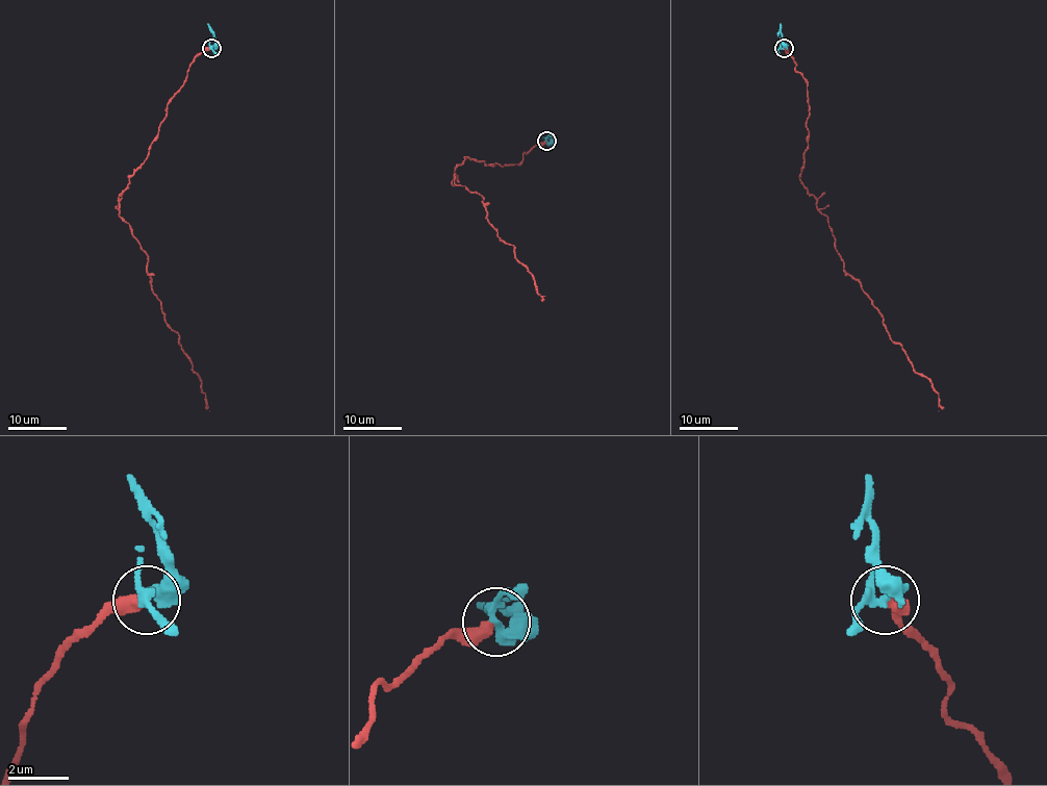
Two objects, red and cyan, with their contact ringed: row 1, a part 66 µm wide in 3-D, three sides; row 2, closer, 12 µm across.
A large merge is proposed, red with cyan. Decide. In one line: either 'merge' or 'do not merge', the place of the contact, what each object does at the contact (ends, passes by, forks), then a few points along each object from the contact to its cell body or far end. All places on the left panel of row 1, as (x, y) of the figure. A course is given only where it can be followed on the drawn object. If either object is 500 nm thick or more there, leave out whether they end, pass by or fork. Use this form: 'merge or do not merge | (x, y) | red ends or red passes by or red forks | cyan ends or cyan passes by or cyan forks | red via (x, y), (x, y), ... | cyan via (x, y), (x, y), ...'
do not merge | (211, 48) | red ends | cyan forks | red via (210, 48), (190, 64), (147, 159), (120, 196), (120, 214), (147, 255), (153, 294), (179, 337), (210, 410) | cyan via (211, 48), (214, 33), (207, 23)

